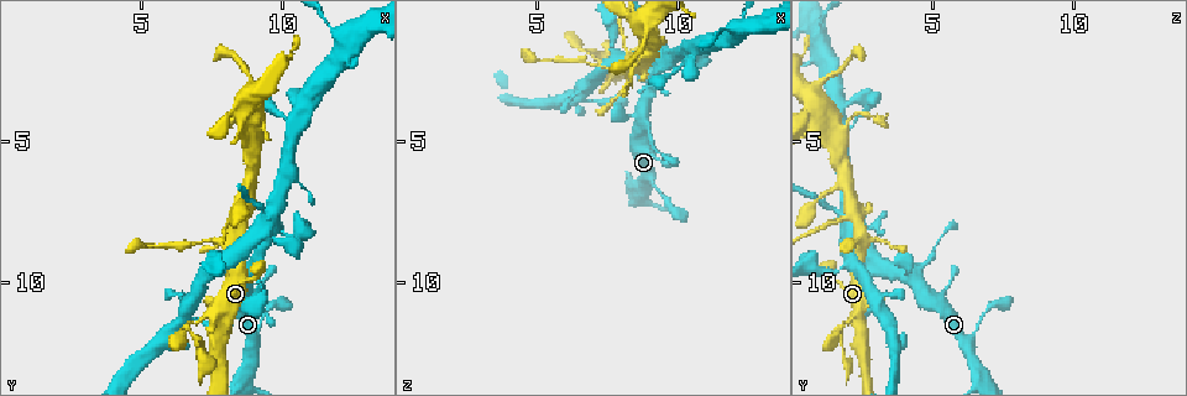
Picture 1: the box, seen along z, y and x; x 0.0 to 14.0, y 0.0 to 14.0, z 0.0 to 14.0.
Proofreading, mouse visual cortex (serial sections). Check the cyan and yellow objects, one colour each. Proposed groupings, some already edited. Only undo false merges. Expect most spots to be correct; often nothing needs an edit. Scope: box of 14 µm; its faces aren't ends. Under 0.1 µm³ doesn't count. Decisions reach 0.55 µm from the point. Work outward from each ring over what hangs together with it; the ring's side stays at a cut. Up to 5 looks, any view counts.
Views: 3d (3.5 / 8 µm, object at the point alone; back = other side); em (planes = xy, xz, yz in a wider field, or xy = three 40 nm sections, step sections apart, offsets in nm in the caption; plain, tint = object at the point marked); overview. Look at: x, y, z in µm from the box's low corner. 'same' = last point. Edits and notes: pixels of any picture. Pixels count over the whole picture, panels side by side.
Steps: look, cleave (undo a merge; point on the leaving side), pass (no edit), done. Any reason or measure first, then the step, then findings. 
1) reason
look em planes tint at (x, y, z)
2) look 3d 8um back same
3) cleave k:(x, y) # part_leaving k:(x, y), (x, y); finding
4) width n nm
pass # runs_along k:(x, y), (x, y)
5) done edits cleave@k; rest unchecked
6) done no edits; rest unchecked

sharp bend
look 3d 3.5um at (9.4, 8.2, 2.0)

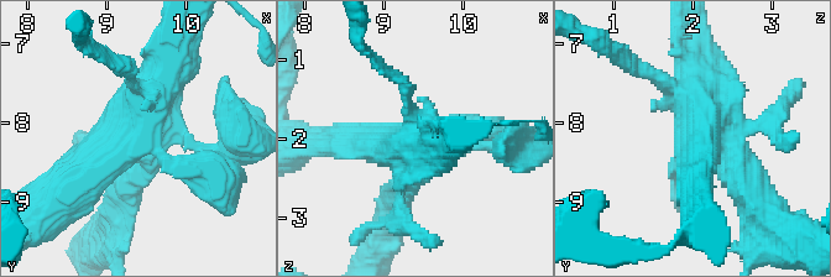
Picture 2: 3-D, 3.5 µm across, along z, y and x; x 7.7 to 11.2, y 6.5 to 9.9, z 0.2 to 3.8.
look em xy step 1 tint at (9.45, 8.20, 1.90)

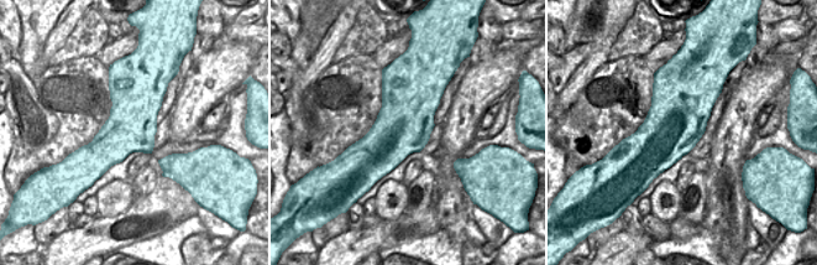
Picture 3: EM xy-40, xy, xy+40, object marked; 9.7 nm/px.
cut it another way
look em xy step 2 tint same

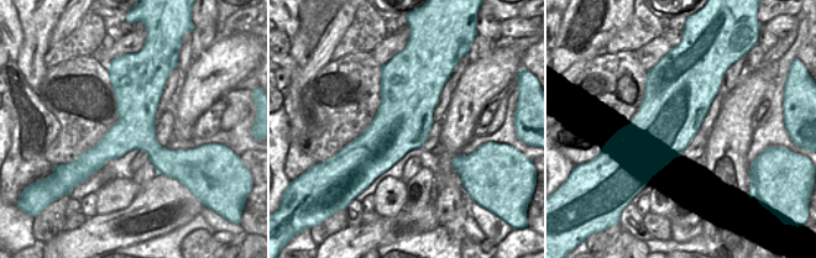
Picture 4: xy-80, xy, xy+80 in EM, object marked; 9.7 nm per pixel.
pass # all the same cell

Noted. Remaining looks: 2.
narrows sharply
look 3d 3.5um back at (6.7, 11.5, 1.8)

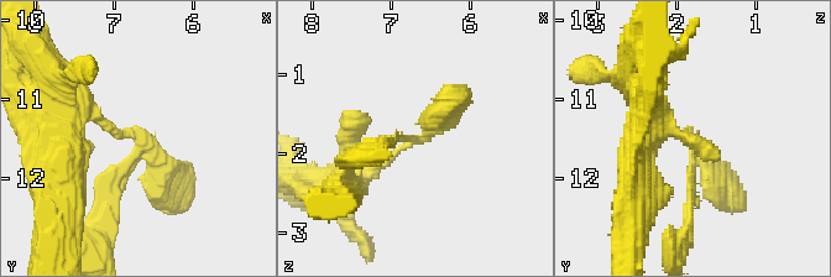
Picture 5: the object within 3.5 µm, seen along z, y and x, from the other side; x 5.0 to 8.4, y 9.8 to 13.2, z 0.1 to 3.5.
need the tissue
look em xy step 1 tint at (6.70, 11.55, 1.80)

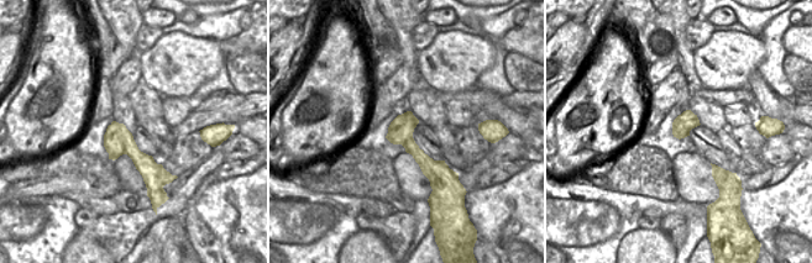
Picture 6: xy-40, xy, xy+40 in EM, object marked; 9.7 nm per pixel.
pass # runs_along 6:(401, 117), (403, 136), (434, 178); one cell here

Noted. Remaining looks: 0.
done no edits; rest unchecked

